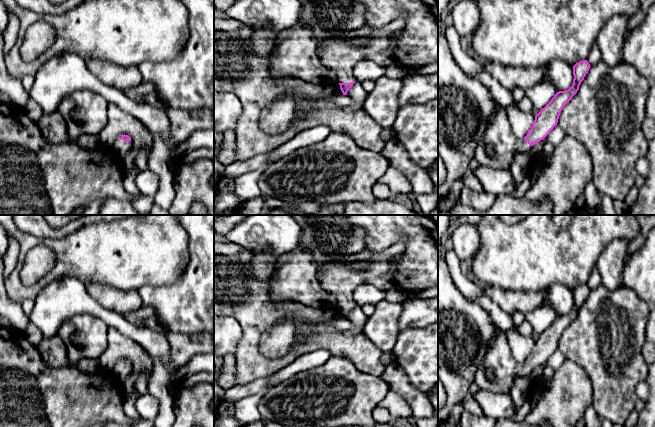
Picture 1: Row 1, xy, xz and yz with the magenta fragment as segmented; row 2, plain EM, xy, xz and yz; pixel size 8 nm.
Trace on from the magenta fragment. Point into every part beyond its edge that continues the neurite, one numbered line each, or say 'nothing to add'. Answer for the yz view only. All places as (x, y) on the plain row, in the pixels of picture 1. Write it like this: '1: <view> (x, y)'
1: yz (497, 371)

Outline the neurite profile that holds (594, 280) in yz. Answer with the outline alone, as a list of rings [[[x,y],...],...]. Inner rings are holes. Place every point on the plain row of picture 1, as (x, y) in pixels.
[[[594,267],[589,278],[588,278],[587,285],[589,286],[590,290],[593,290],[600,283],[601,283],[600,274],[597,271],[596,267]]]

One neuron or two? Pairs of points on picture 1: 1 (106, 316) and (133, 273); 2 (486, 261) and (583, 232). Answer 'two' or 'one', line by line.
1: two
2: one

